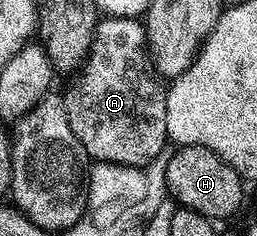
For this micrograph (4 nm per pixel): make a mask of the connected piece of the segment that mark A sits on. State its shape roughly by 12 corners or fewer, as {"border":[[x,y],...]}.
{"border":[[137,18],[98,21],[67,120],[94,163],[148,167],[167,93]]}

